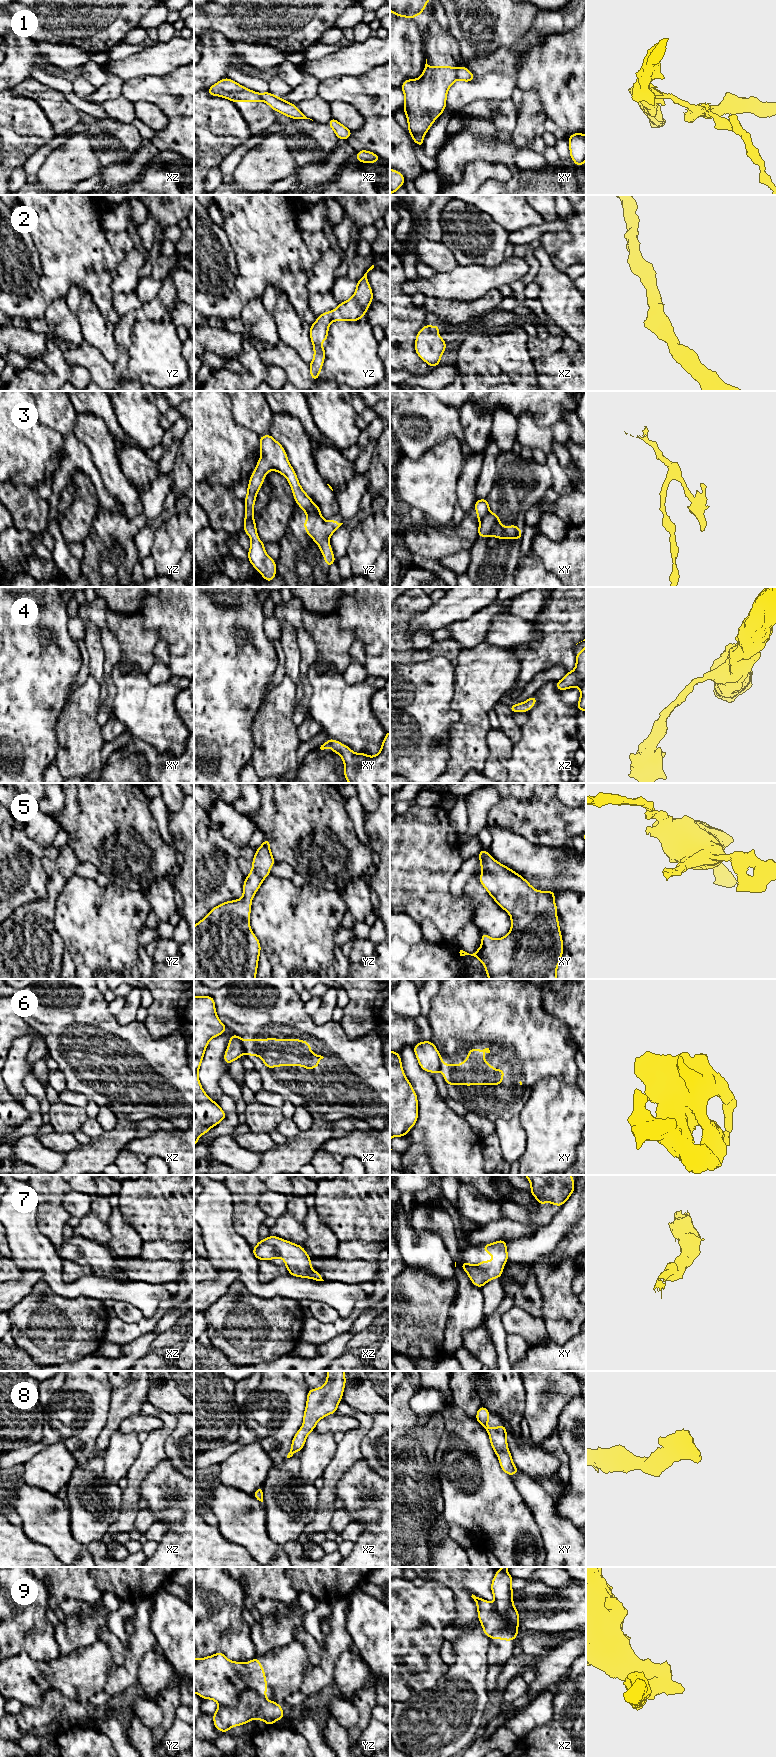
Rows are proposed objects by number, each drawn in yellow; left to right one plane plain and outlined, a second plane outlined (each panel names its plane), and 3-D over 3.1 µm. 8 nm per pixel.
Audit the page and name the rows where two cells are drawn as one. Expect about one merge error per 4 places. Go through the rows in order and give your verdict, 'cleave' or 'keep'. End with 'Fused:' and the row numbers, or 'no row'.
1: cleave
2: keep
3: cleave
4: keep
5: keep
6: cleave
7: keep
8: keep
9: cleave
Fused: 1, 3, 6, 9

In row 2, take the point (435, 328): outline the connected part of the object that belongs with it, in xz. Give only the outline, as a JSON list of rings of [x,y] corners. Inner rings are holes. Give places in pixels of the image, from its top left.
[[[425,324],[417,333],[414,344],[417,355],[431,368],[440,364],[441,356],[446,350],[446,342],[437,333],[439,328],[440,325]]]

